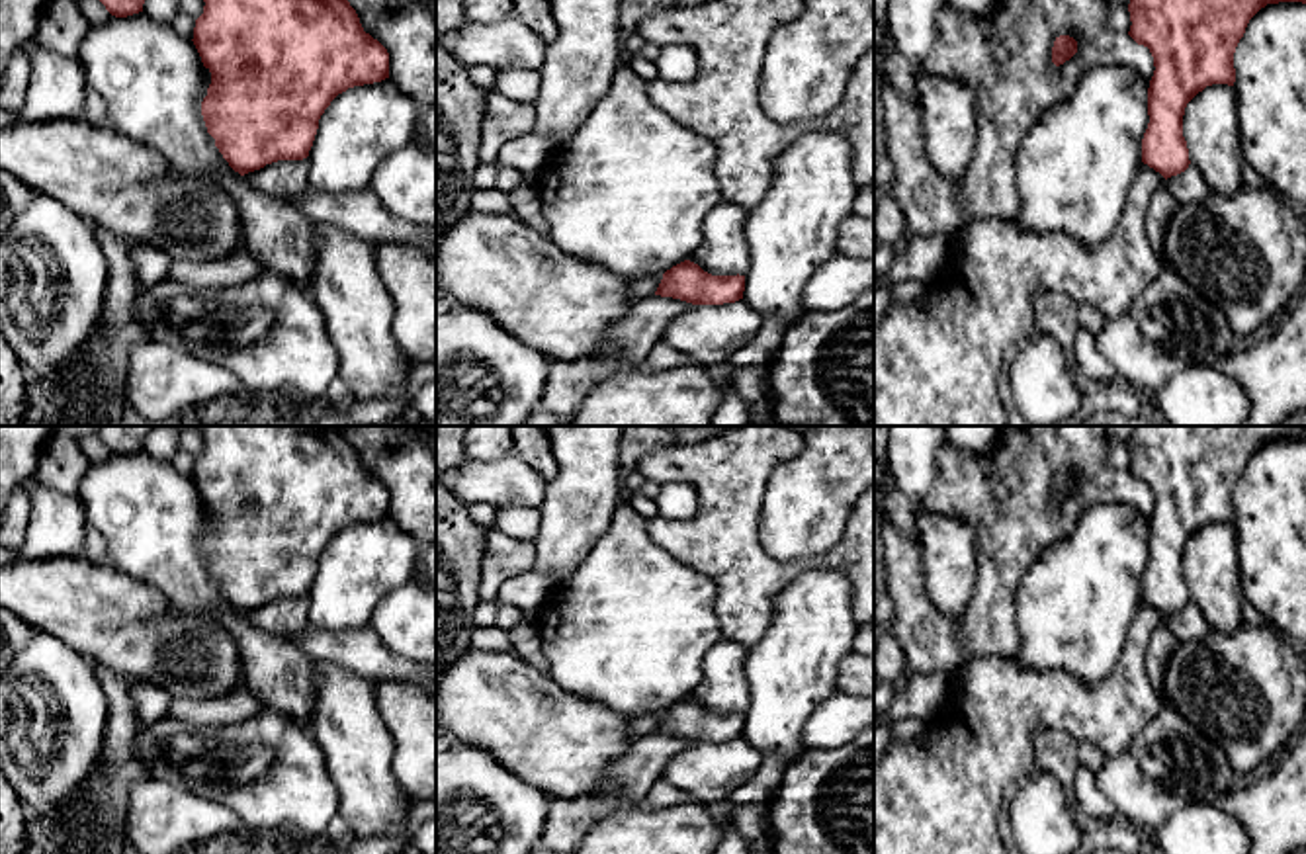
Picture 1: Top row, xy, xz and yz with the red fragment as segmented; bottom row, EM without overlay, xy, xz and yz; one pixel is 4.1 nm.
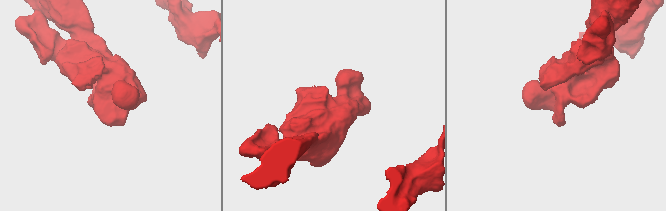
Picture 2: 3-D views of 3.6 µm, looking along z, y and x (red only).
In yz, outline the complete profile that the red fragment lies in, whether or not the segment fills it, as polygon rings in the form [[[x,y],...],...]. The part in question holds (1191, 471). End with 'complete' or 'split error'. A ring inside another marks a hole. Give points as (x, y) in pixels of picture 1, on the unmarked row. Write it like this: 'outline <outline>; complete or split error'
outline [[[1134,426],[1128,473],[1150,487],[1155,504],[1144,602],[1165,618],[1189,606],[1187,541],[1206,524],[1234,524],[1234,491],[1249,457],[1279,440],[1306,442],[1306,426]]]; complete

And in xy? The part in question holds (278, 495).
outline [[[172,426],[178,432],[196,430],[203,436],[203,451],[196,457],[194,465],[194,483],[201,494],[203,504],[211,510],[211,522],[207,534],[201,539],[201,553],[207,565],[207,571],[215,576],[215,584],[229,600],[229,604],[240,614],[260,608],[266,602],[278,598],[303,598],[309,594],[313,584],[319,557],[330,539],[354,524],[373,522],[389,516],[389,491],[387,487],[364,469],[356,448],[344,436],[342,426]]]; complete

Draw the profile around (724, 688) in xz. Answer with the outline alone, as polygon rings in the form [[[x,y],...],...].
[[[718,641],[702,661],[702,682],[688,696],[712,713],[745,713],[751,690],[745,676],[749,649]]]

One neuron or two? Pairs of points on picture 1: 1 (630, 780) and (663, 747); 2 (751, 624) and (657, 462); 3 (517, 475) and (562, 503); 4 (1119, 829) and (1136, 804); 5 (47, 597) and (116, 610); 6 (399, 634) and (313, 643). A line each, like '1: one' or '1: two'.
1: one
2: one
3: two
4: two
5: one
6: two

